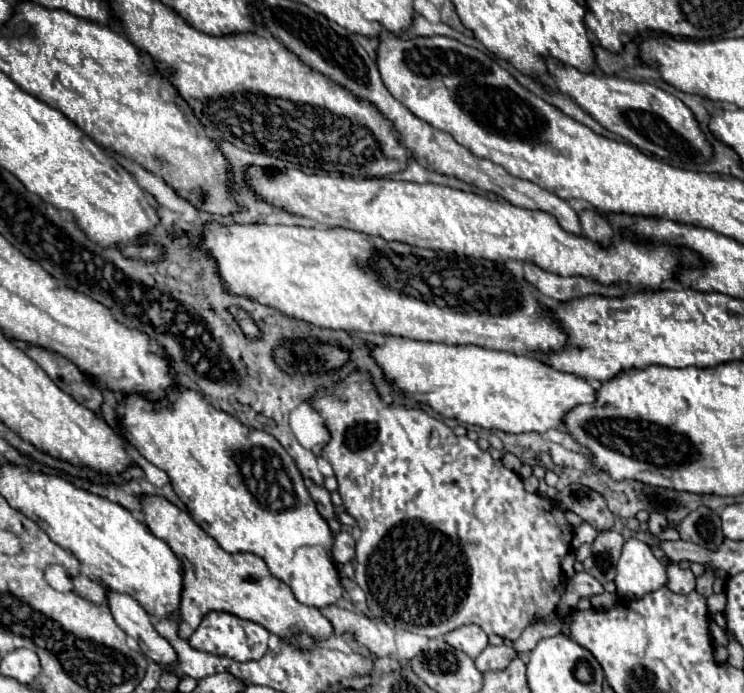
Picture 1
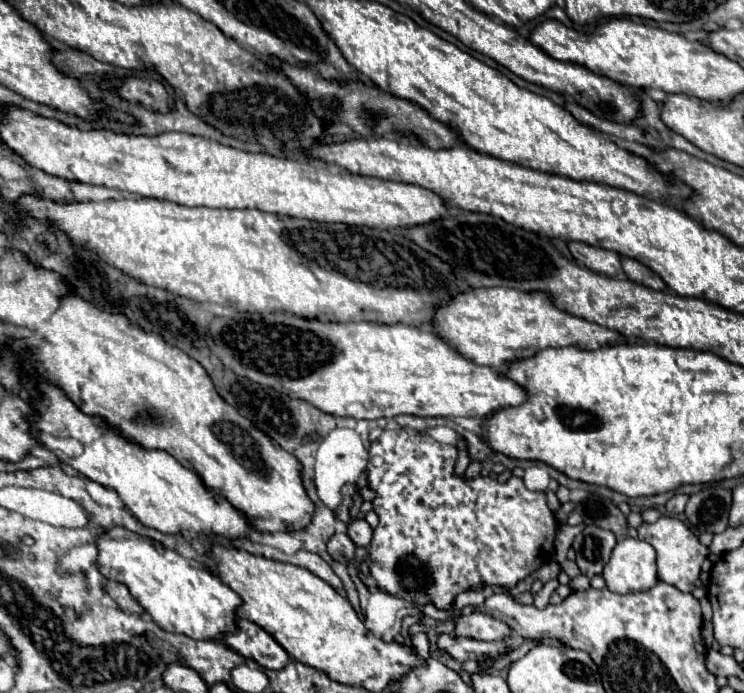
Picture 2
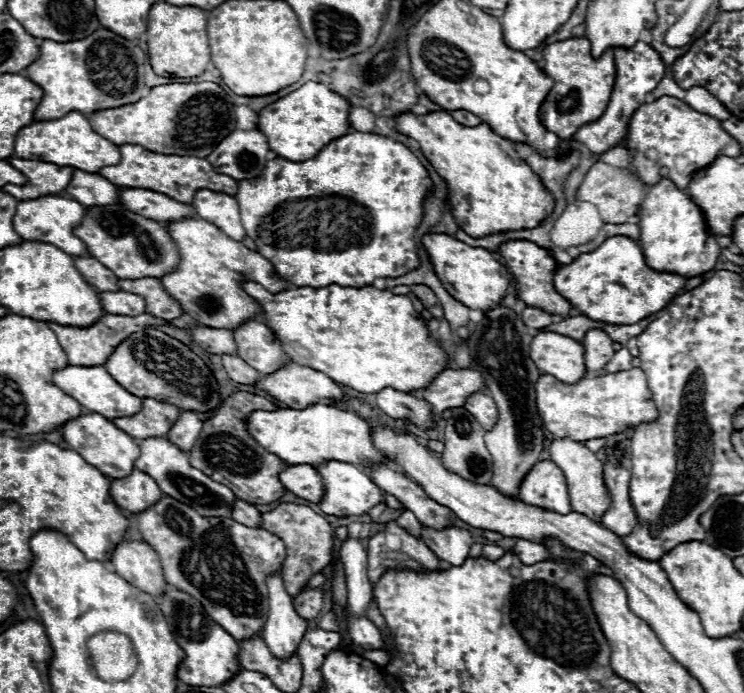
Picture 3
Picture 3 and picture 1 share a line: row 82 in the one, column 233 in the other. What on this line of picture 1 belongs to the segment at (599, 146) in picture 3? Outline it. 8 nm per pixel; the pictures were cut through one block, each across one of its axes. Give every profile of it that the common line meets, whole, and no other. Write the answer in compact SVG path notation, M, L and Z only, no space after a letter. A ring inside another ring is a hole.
M208 612L202 618L202 624L188 638L188 642L194 650L202 650L202 652L218 654L218 656L228 656L228 658L234 658L240 662L248 662L248 660L260 660L264 656L264 652L268 650L268 638L270 638L270 632L256 622L242 620L242 618L228 614L228 612Z

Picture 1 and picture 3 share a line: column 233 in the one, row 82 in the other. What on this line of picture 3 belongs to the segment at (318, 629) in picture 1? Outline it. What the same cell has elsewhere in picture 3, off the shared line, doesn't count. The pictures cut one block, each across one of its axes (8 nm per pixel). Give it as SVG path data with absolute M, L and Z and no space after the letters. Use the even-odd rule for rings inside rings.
M568 38L564 42L554 42L542 50L544 72L554 80L544 104L540 106L540 122L548 132L554 132L560 140L570 140L576 130L584 124L598 120L612 96L616 80L616 64L612 48L602 54L602 58L590 56L590 42L582 38Z

